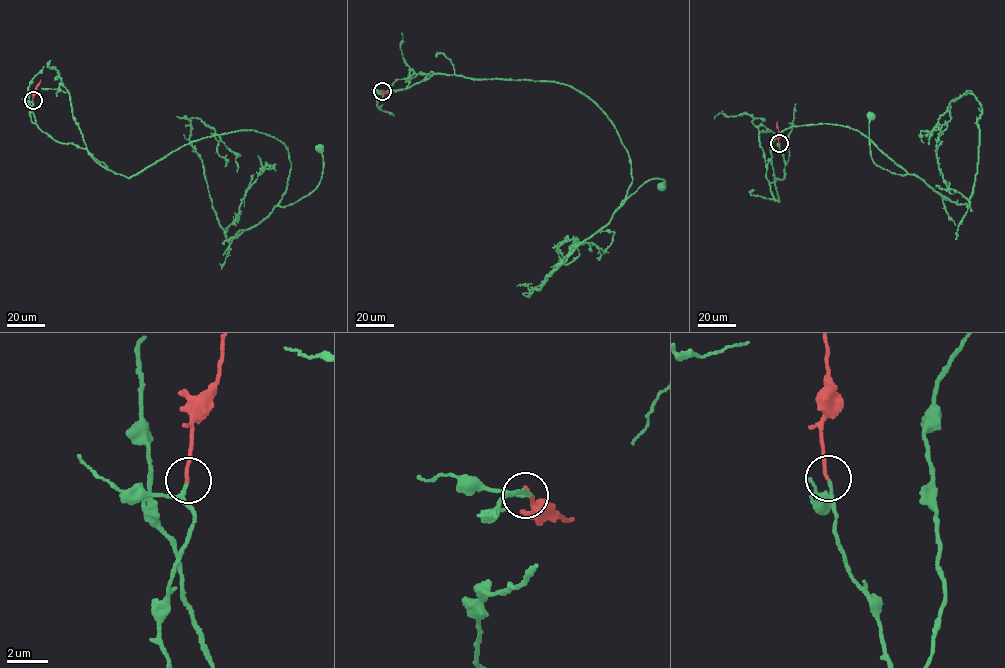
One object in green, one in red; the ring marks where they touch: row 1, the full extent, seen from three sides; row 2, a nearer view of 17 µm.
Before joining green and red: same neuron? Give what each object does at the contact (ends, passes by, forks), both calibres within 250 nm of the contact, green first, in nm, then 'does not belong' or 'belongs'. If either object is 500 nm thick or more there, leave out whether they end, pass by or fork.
green passes by; red ends there; 120 nm thick on the green side, 160 nm on the other; belongs

